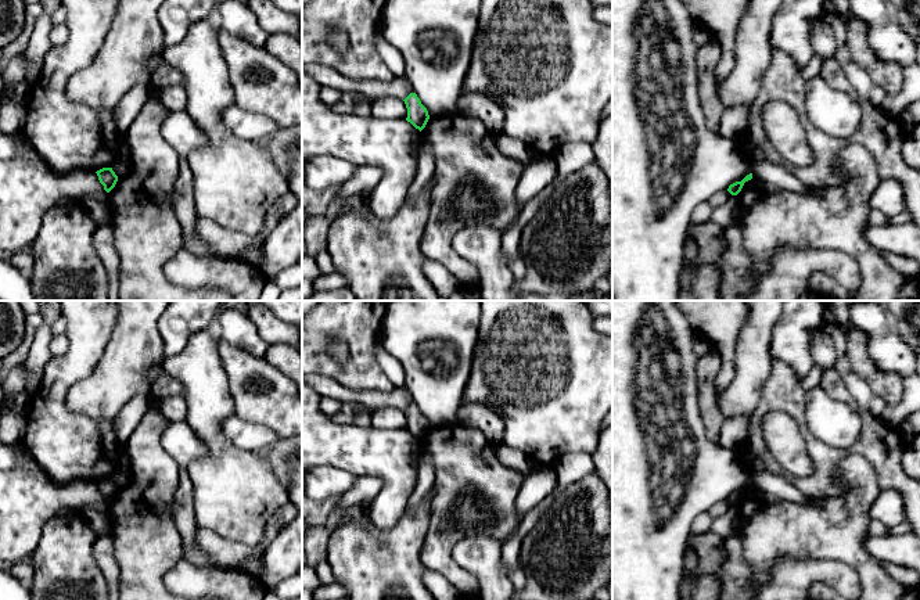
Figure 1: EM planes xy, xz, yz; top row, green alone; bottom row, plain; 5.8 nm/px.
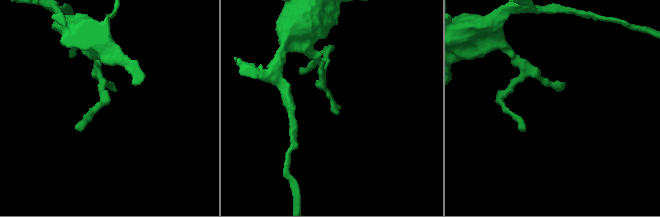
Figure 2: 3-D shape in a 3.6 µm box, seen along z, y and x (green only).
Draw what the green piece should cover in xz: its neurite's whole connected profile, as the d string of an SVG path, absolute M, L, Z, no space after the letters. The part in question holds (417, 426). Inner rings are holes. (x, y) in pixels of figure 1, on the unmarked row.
M410 403L403 412L407 418L406 431L421 442L430 430L427 418L421 414L416 403Z

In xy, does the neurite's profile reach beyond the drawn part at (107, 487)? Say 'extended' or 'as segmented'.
as segmented

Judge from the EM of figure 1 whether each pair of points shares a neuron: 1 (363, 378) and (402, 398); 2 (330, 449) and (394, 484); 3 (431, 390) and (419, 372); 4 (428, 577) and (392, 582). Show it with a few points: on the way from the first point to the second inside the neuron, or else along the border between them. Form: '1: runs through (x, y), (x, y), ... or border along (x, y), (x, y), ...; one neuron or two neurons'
1: border along (395, 387), (390, 391), (356, 391); two neurons
2: runs through (347, 449), (362, 451), (378, 467); one neuron
3: runs through (431, 385), (423, 376); one neuron
4: border along (424, 567), (423, 582), (426, 585); two neurons

